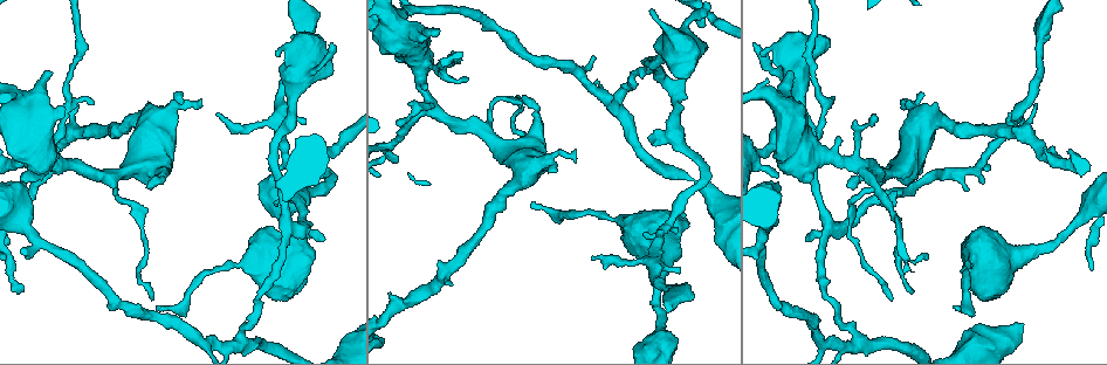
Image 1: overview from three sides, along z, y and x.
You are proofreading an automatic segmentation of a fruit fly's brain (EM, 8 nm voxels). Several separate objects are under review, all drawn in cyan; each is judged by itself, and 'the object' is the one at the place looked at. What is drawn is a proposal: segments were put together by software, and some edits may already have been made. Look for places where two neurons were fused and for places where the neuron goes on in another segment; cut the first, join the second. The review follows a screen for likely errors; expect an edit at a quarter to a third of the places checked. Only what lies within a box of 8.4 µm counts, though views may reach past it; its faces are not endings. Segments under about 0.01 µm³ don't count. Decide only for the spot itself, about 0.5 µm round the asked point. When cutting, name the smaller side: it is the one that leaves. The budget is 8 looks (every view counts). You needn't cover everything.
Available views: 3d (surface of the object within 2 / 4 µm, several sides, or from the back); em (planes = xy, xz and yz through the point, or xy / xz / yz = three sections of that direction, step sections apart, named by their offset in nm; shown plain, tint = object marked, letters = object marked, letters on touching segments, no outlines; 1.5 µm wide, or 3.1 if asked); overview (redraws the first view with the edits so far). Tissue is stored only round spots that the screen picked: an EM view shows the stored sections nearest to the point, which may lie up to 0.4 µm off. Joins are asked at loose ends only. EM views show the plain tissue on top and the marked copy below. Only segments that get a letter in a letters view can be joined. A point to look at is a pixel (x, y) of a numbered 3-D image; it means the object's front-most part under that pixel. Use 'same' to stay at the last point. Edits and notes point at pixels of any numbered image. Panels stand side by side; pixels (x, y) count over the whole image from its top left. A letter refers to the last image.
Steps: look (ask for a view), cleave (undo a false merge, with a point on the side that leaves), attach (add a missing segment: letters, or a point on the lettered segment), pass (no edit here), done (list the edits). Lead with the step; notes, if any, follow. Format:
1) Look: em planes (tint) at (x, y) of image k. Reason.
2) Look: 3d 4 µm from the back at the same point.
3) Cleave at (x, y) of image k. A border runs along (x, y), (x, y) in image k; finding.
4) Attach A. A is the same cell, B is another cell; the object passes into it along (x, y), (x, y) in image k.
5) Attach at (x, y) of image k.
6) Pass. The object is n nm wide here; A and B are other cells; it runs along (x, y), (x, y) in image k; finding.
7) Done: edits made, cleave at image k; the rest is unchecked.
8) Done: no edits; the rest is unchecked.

Look: em yz step 8 (letters) at (21, 178) of image 1. Branch stops here.

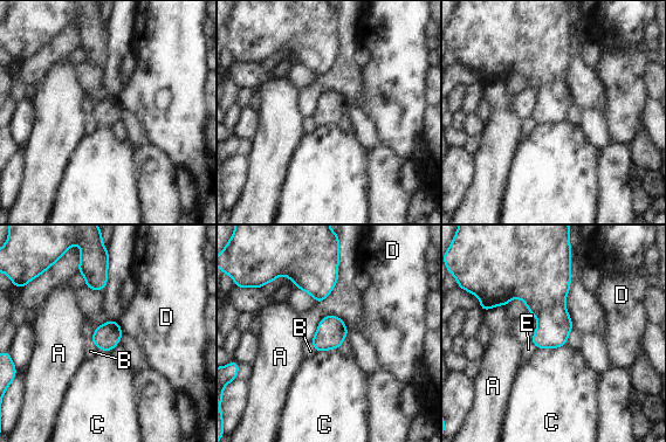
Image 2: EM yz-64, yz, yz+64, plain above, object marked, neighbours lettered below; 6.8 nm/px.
Pass. A, B, C, D and E are other cells; no lettered segment goes on from it.

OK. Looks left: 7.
Look: 3d 4 µm at (465, 77) of image 1. An open end.

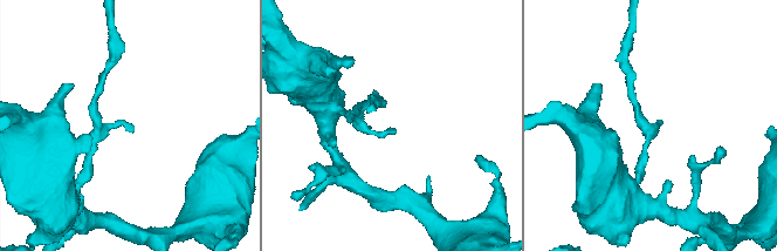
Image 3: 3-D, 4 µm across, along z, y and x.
Look: em yz step 8 (letters) at (396, 130) of image 3. Need the tissue.

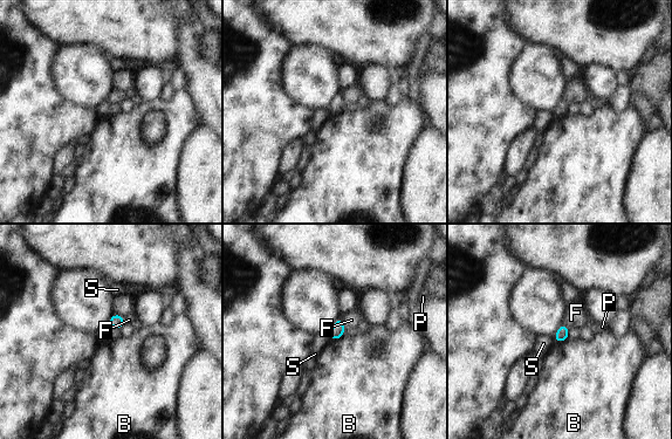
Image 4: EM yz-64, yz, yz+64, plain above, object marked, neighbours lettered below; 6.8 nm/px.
Look: em planes (letters) at the same point.

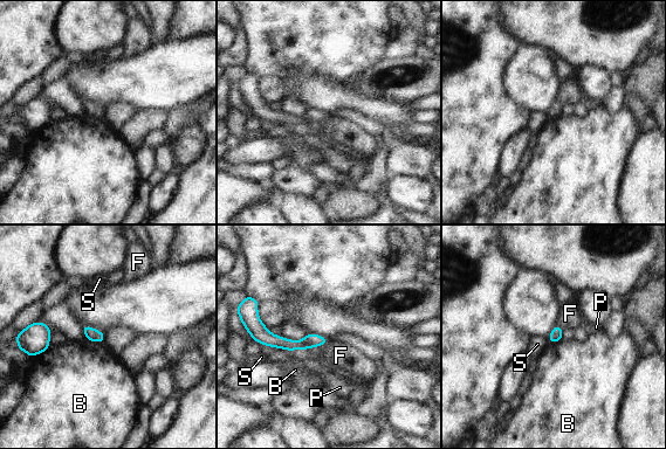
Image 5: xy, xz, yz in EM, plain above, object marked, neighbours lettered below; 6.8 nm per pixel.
Pass. B, F, P and S are other cells; a border runs along (49, 345), (46, 350), (28, 357) in image 5; no lettered segment goes on from it.

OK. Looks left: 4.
Look: em planes (letters) at (905, 100) of image 1. Free end.

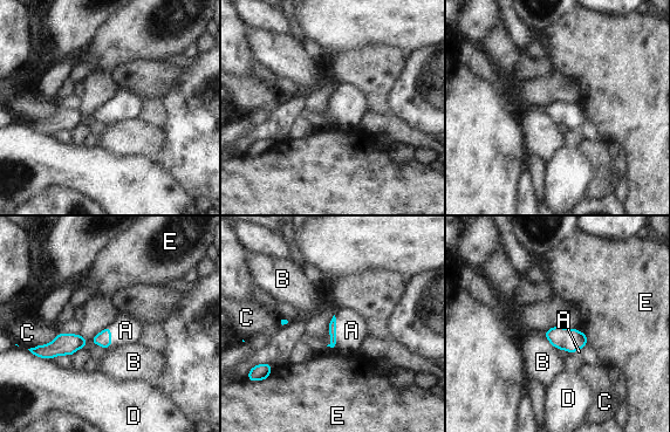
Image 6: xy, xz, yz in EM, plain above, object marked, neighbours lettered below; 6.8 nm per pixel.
Attach A. A is the same cell, B, C, D and E are other cells; the object passes into it along (332, 331), (335, 330), (351, 330) in image 6; the neuron continues.

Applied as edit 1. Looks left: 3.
Done: edits made, attach at image 6; the rest is unchecked.

